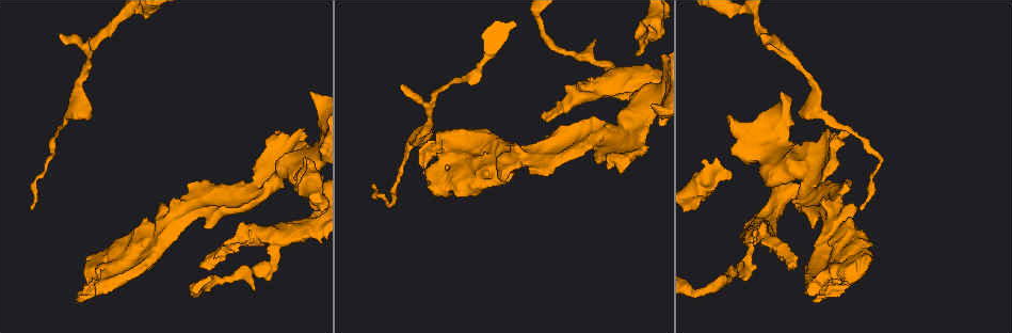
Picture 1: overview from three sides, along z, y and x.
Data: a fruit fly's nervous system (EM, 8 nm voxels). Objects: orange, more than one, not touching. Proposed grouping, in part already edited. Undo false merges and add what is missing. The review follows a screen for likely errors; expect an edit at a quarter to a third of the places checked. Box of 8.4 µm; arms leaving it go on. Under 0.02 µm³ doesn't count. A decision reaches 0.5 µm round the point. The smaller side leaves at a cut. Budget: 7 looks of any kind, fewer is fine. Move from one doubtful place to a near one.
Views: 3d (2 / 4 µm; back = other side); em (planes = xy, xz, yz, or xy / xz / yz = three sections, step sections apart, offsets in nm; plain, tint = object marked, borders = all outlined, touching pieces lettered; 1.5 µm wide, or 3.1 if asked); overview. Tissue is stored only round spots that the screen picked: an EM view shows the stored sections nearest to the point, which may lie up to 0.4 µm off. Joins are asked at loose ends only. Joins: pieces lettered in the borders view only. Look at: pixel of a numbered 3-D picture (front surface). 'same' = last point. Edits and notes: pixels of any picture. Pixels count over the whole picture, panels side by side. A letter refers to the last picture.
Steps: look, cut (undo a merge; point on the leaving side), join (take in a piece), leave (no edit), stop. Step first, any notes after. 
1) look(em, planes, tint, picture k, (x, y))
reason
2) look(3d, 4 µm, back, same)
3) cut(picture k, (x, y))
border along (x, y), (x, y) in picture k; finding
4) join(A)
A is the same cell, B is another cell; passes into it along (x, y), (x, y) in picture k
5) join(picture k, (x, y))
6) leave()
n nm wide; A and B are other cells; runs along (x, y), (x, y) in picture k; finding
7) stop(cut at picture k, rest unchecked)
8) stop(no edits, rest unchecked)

look(3d, 4 µm, picture 1, (808, 181))

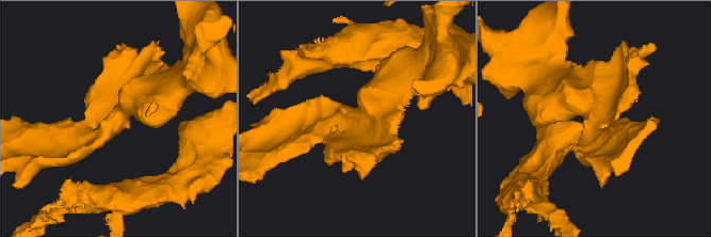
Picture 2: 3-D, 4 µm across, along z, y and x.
look(em, planes, plain, picture 2, (595, 115))

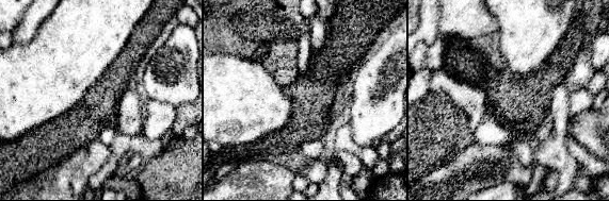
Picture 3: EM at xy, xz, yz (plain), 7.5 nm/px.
look(em, planes, borders, same)
see the neighbours

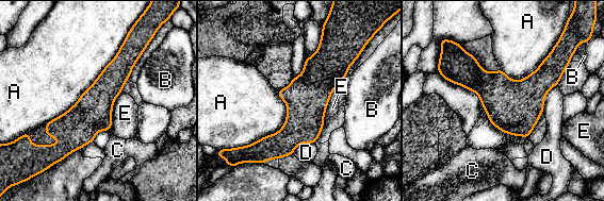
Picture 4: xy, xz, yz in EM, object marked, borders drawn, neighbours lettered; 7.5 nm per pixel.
leave()
A, B, C, D and E are other cells; continuous, no second neuron

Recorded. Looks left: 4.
look(3d, 2 µm, back, picture 1, (164, 205))
stops while still wide

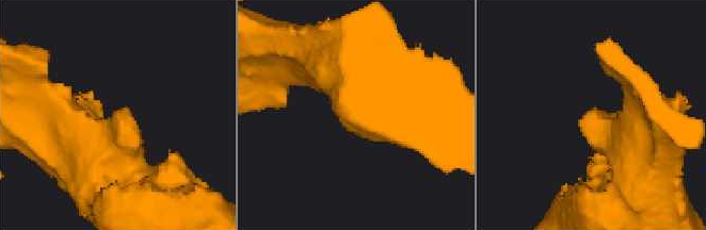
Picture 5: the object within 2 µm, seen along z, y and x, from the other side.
look(em, planes, borders, picture 5, (118, 111))
now the EM

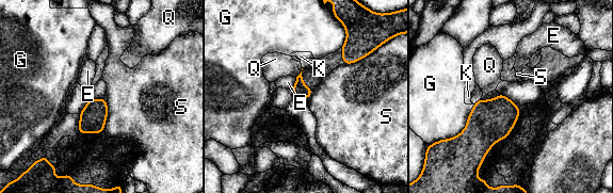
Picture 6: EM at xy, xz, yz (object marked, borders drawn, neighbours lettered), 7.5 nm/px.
leave()
E, G, K, Q and S are other cells; no lettered piece goes on from it

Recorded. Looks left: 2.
stop(no edits, rest unchecked)

